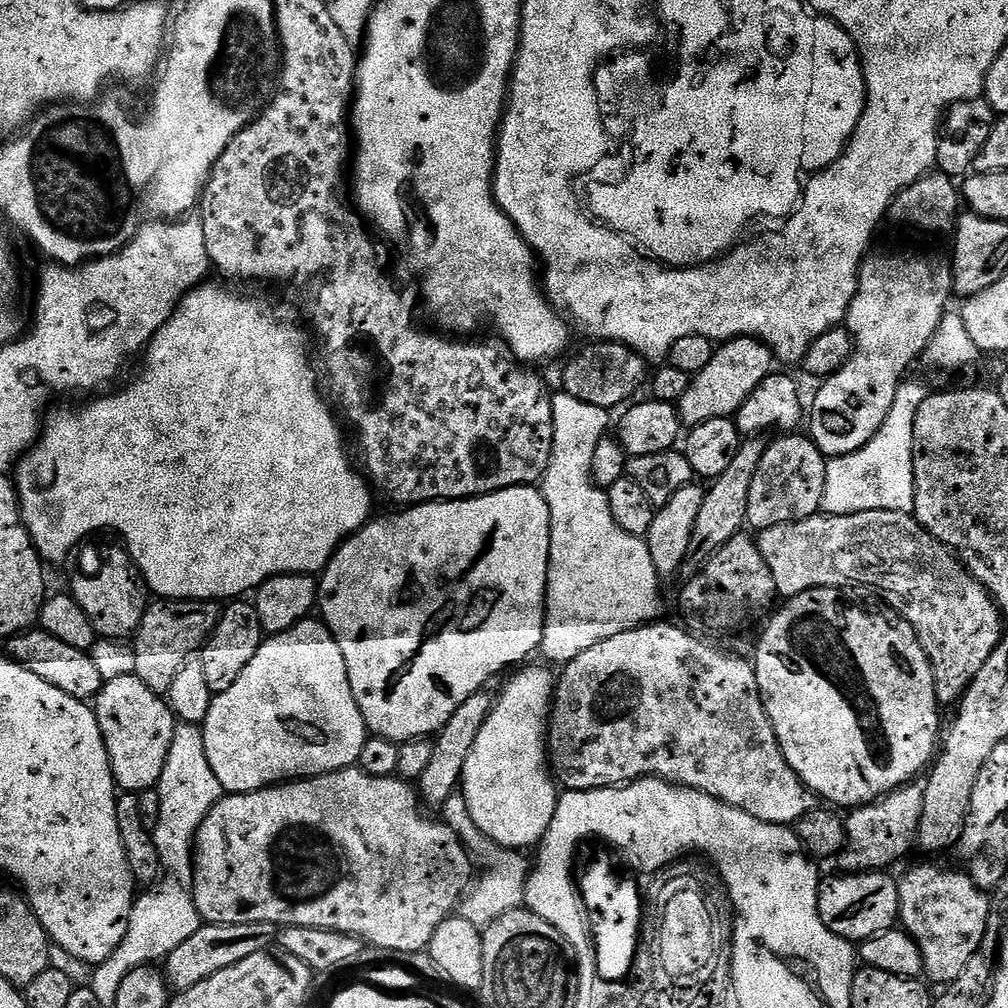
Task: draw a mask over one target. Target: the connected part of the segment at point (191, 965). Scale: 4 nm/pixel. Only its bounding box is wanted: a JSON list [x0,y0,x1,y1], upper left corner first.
[166,922,277,992]

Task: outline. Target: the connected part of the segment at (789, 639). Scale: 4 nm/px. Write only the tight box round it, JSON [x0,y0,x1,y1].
[754,588,942,810]

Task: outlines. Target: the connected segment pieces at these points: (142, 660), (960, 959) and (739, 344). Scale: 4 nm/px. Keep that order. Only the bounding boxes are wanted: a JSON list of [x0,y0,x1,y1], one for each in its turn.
[[132,598,221,694],[898,864,990,986],[678,336,774,425]]

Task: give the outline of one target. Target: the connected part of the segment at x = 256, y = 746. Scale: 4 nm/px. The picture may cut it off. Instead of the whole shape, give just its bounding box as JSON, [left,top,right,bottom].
[202,618,370,794]

